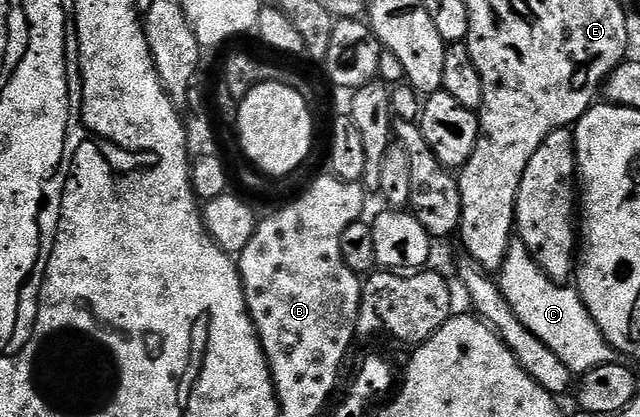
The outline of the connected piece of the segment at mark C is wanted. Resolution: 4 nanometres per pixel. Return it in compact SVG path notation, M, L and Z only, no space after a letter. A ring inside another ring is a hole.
M512 240L503 268L498 270L497 284L513 315L517 315L517 319L521 319L521 323L525 323L525 327L529 327L529 331L533 331L533 335L537 335L572 374L582 375L598 365L609 365L616 360L615 348L603 337L593 315L589 315L579 298L578 288L549 279L549 275L537 267L523 241Z

